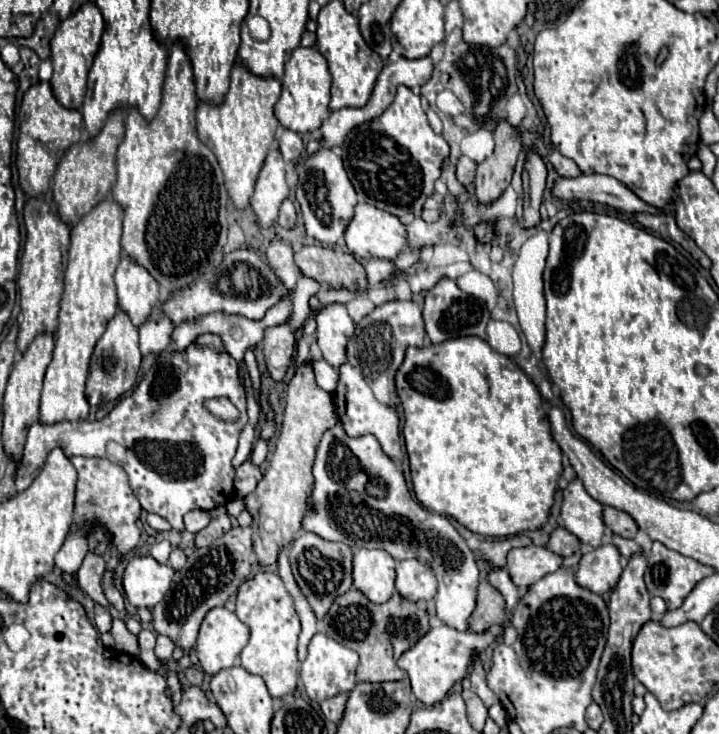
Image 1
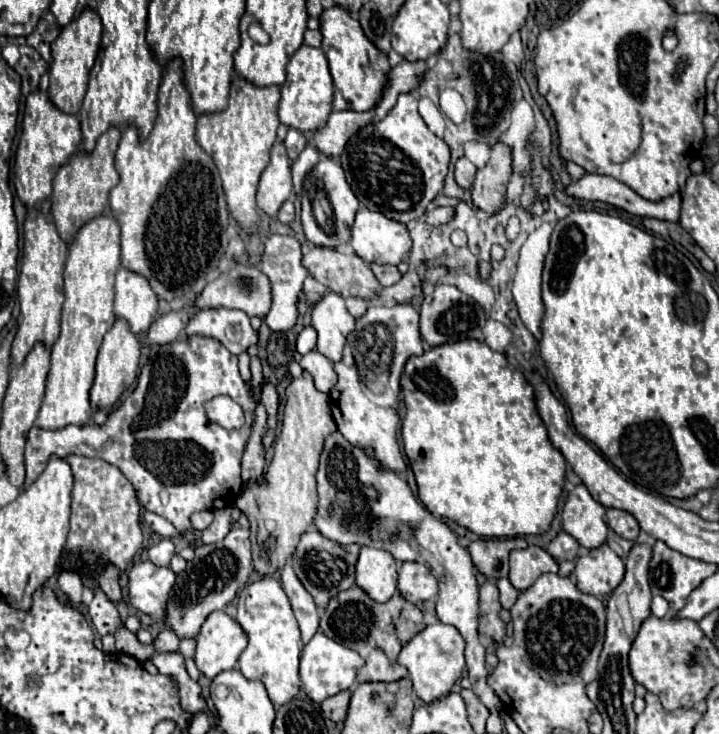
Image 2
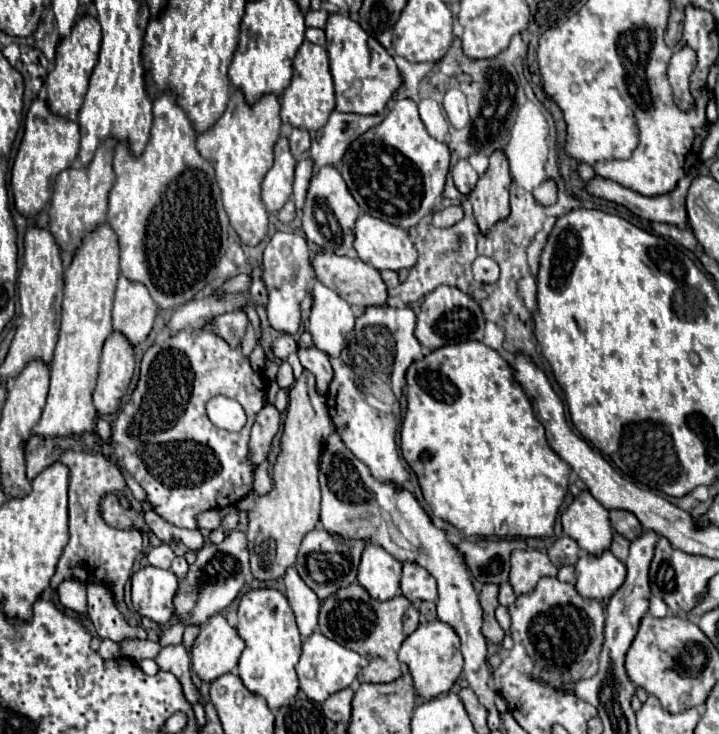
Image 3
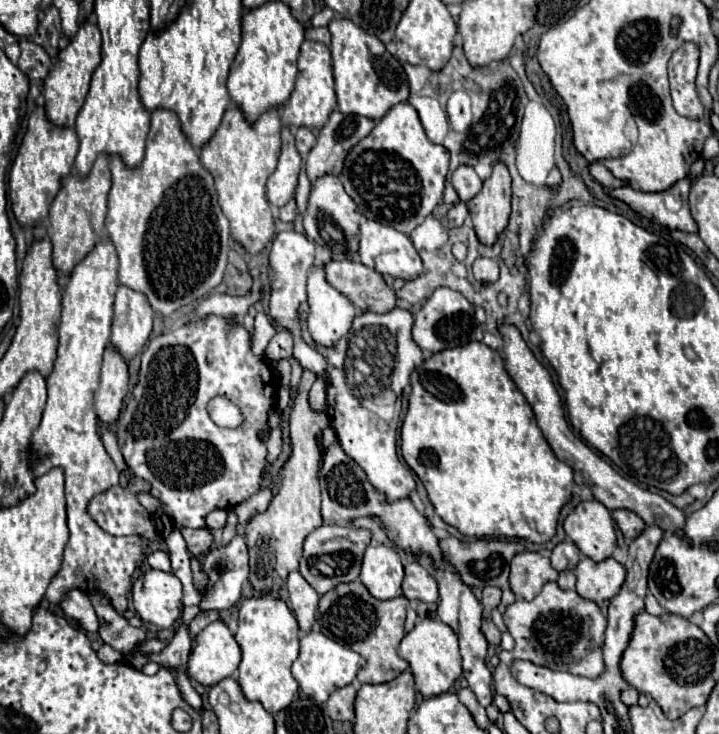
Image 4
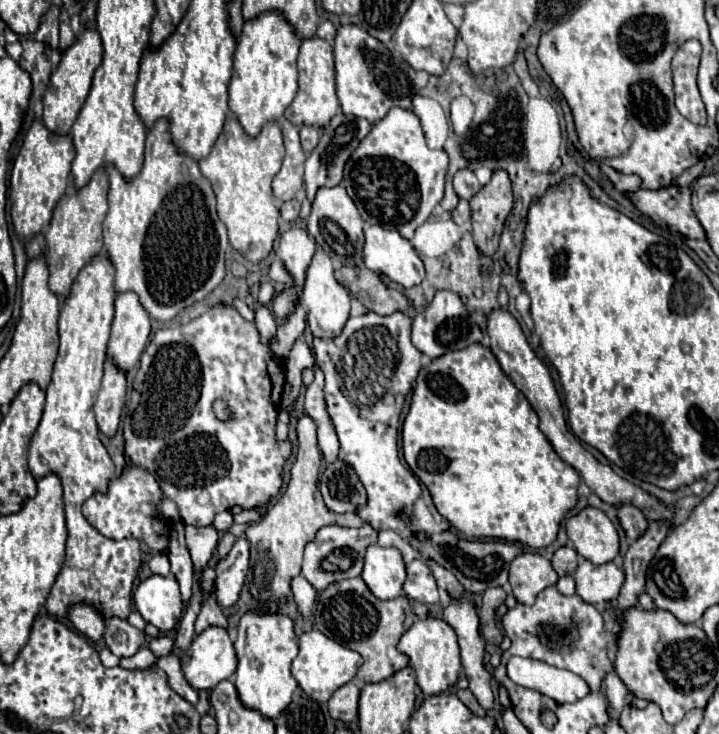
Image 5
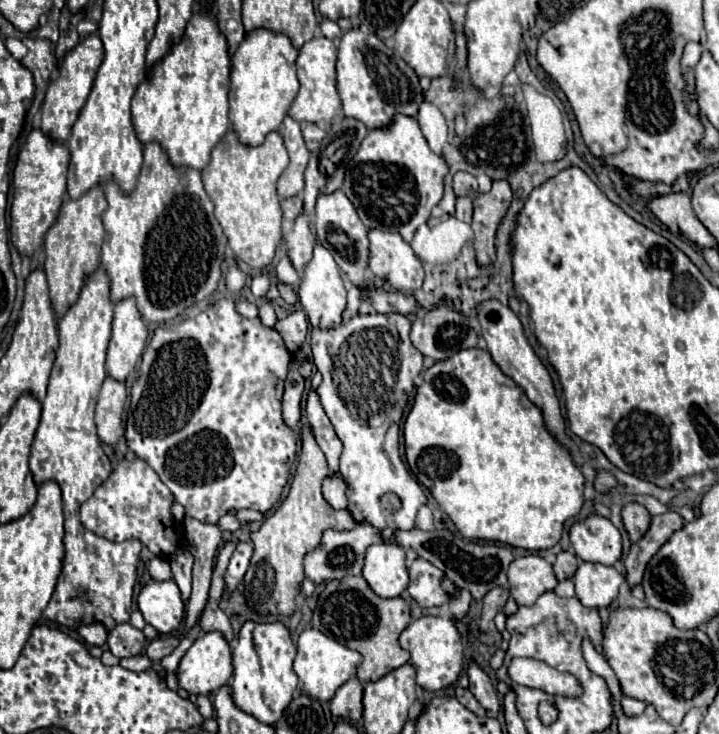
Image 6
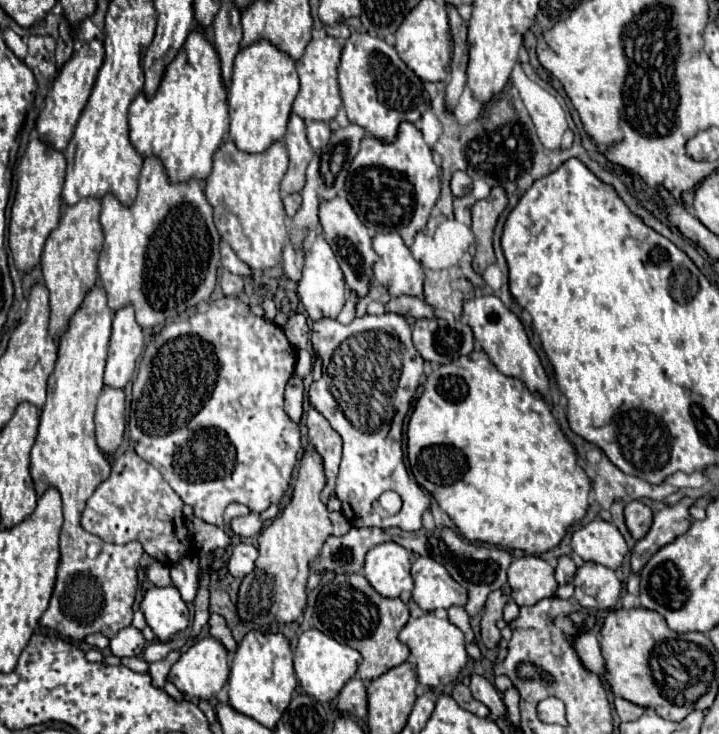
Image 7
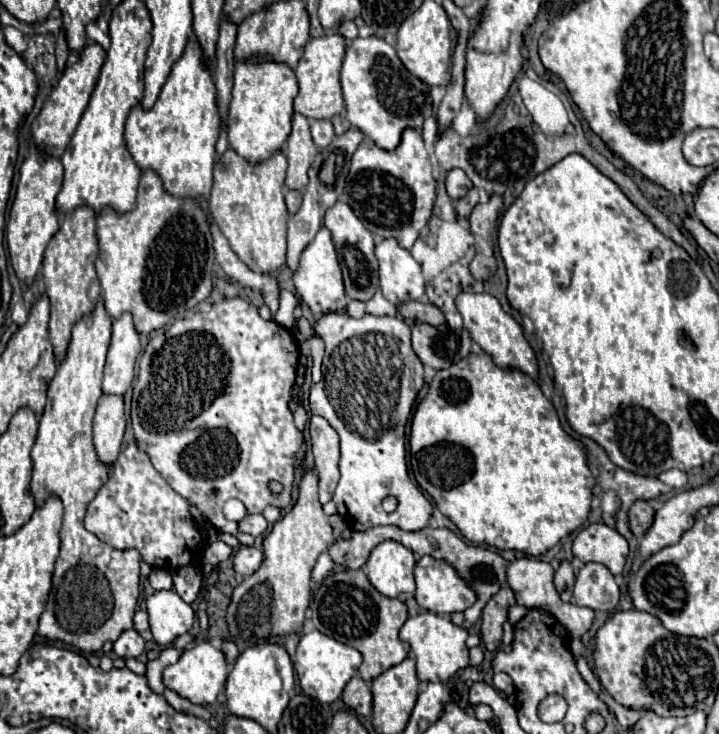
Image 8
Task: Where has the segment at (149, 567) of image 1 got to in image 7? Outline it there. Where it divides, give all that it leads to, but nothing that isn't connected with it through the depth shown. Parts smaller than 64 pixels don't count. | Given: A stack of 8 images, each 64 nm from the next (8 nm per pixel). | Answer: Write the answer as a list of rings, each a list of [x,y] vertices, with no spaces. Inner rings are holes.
[[[152,586],[146,590],[140,610],[158,640],[170,640],[174,634],[188,626],[190,610],[180,598],[176,586]]]

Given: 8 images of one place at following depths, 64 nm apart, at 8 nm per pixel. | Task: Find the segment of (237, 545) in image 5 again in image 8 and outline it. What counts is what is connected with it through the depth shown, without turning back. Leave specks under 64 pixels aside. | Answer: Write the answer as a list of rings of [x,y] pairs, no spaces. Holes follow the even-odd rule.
[[[240,546],[234,550],[234,570],[238,574],[252,574],[260,566],[262,552],[254,546]]]

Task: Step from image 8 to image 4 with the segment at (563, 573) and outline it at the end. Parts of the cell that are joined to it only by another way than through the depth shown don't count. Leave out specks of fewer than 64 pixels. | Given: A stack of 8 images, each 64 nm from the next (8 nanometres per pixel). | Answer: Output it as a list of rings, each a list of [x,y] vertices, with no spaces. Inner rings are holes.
[[[566,538],[560,544],[556,544],[556,548],[550,554],[550,560],[552,560],[554,570],[558,570],[558,572],[574,570],[578,560],[580,560],[580,550],[570,538]]]

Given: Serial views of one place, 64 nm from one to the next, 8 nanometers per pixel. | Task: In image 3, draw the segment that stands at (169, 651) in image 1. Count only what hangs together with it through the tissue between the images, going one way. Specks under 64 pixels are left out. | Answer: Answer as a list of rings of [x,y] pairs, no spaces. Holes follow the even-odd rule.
[[[180,623],[168,627],[160,638],[160,644],[167,646],[181,643],[184,630],[185,627]]]

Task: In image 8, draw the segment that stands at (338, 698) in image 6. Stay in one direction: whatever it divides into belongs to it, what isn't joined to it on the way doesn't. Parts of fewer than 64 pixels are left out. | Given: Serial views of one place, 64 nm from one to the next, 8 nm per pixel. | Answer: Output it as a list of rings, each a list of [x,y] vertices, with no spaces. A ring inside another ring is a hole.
[[[356,674],[344,688],[342,692],[344,704],[360,716],[370,716],[372,714],[372,692],[370,686]]]

